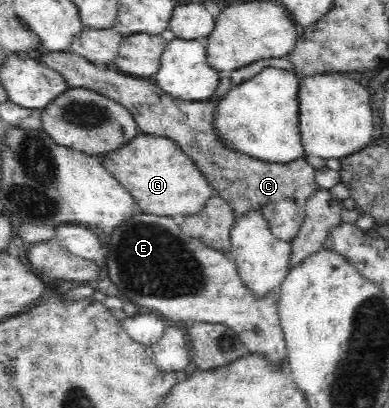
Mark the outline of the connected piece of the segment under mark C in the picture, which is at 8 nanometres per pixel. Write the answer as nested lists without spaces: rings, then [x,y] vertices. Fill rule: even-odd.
[[[70,50],[48,54],[33,51],[30,55],[59,73],[68,89],[91,89],[127,109],[133,115],[139,133],[165,137],[179,145],[205,175],[205,180],[209,180],[213,195],[221,196],[238,216],[245,217],[245,213],[257,209],[265,217],[273,235],[284,242],[290,243],[300,231],[306,217],[305,203],[320,189],[315,180],[315,168],[307,162],[305,155],[289,163],[271,164],[226,147],[215,130],[218,98],[207,101],[174,100],[153,81],[126,76],[111,69],[99,69]]]

